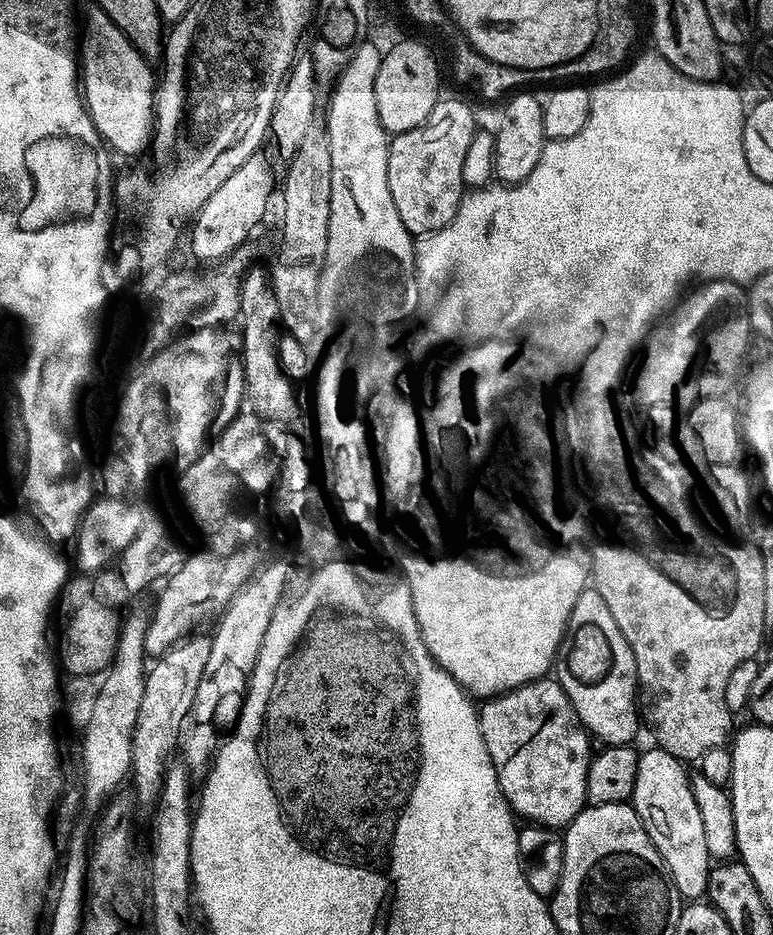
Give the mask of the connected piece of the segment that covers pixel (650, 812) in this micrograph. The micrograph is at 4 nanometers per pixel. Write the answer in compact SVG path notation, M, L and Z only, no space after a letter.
M652 746L649 752L639 753L635 761L634 790L630 803L635 808L650 842L658 850L664 865L668 867L668 876L681 897L688 902L696 902L707 893L708 874L710 871L710 857L706 848L705 831L702 828L702 817L698 812L698 805L694 802L691 790L690 772L677 756L672 756L665 748Z

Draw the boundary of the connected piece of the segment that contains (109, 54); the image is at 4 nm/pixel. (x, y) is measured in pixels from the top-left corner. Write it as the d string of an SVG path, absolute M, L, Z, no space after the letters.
M93 7L92 13L88 16L88 21L84 24L84 41L79 41L78 44L78 76L82 81L82 99L84 101L85 108L88 109L90 118L94 122L94 126L98 130L101 140L113 153L116 152L136 152L140 147L149 143L150 137L154 132L154 76L152 80L152 72L148 69L149 64L145 57L141 56L140 51L128 40L128 35L124 33L124 30L119 28L114 21L107 16L101 8Z

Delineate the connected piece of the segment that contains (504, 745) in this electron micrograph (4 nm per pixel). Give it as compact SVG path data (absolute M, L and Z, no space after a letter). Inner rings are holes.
M541 678L519 685L511 692L485 699L479 705L480 738L486 742L486 750L496 766L496 777L509 809L517 817L525 816L536 824L545 824L548 830L563 830L586 806L586 774L588 773L589 733L576 717L568 695L552 678ZM504 720L504 725L499 724Z

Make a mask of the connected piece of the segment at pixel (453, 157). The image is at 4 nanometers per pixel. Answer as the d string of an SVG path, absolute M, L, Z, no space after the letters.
M437 100L434 110L424 119L424 123L405 132L397 132L388 141L388 165L386 166L386 178L390 198L394 202L394 210L398 212L398 218L402 226L406 226L409 234L427 234L444 227L456 214L456 209L462 199L462 193L466 185L462 178L463 156L466 154L472 137L477 133L476 116L460 100Z

